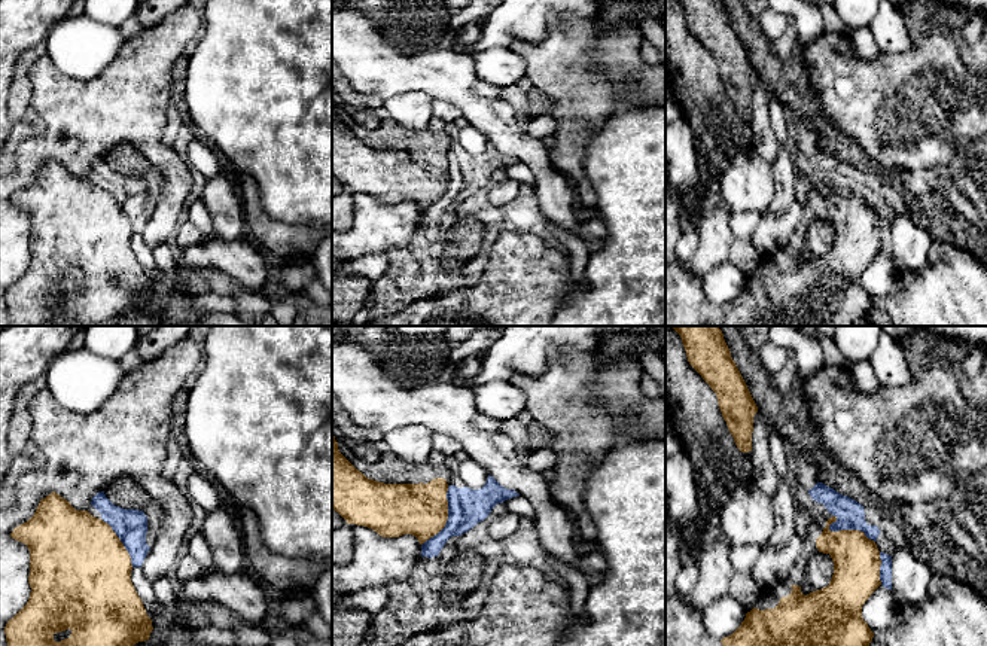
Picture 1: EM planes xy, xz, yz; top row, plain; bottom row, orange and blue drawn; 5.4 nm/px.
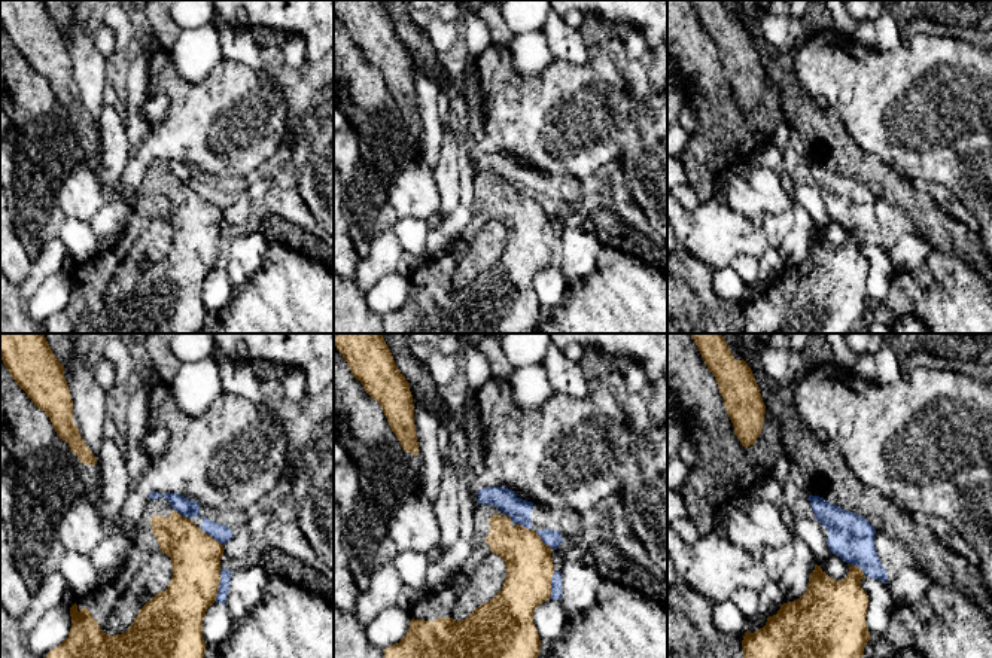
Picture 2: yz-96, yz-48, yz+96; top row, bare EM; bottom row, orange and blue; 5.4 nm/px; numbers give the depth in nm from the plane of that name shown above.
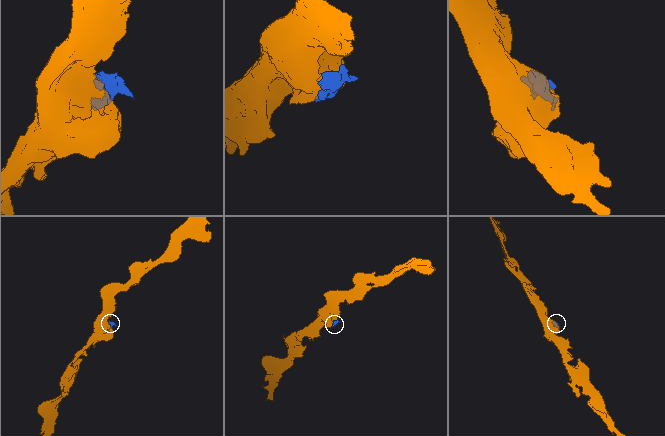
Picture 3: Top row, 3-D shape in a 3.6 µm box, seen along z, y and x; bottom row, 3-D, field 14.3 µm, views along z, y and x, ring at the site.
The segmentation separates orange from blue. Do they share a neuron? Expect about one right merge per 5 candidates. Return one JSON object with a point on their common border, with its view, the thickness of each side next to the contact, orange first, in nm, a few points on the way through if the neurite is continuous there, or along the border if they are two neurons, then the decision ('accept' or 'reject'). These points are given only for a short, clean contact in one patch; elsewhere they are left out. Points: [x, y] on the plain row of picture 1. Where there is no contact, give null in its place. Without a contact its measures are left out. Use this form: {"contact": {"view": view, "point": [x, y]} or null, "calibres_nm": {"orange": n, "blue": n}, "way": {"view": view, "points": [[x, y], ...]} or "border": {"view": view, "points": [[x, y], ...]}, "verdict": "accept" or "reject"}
{"contact": {"view": "yz", "point": [850, 197]}, "calibres_nm": {"orange": 260, "blue": 160}, "verdict": "reject"}

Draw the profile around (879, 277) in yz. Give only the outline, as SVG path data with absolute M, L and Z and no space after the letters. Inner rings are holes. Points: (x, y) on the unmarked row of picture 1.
M880 252L862 272L862 284L872 299L887 296L898 277L892 256Z

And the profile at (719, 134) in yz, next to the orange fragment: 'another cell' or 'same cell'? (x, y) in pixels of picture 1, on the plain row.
another cell

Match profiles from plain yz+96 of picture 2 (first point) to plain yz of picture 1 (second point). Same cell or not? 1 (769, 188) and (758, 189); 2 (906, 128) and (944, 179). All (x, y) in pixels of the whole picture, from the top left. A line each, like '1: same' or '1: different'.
1: same
2: different

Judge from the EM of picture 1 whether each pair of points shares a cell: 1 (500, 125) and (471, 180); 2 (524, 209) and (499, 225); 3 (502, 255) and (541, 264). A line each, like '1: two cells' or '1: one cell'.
1: two cells
2: one cell
3: one cell

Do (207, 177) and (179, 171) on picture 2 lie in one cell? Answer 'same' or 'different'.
same

